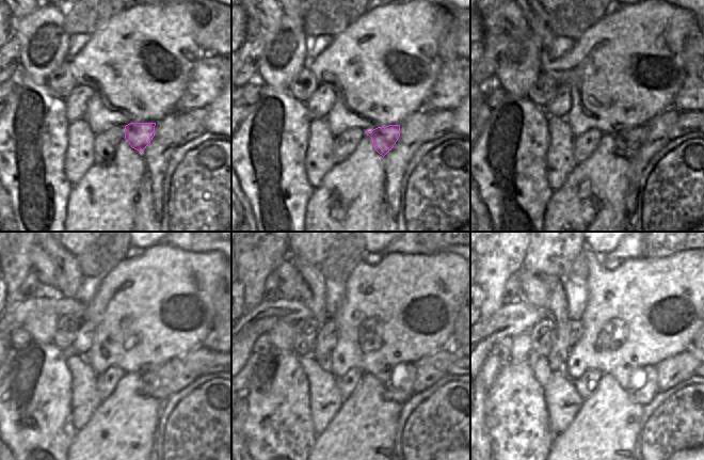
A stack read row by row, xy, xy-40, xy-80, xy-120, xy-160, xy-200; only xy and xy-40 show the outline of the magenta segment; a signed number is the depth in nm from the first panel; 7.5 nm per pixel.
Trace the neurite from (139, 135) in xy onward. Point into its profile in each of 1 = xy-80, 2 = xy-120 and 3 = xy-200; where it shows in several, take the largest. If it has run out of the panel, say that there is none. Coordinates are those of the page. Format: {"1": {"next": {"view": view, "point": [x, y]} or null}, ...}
{"1": {"next": {"view": "xy-80", "point": [627, 142]}}, "2": {"next": {"view": "xy-120", "point": [156, 382]}}, "3": {"next": {"view": "xy-200", "point": [644, 382]}}}

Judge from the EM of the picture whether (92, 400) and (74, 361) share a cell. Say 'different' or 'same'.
same

